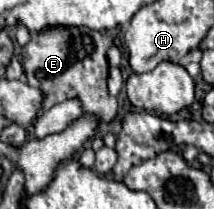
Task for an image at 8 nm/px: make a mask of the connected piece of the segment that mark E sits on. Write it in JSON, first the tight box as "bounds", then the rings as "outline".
{"bounds":[21,26,117,122],"outline":[[[49,26],[41,34],[31,34],[31,40],[21,48],[21,62],[29,86],[41,88],[45,94],[43,110],[69,98],[79,98],[85,112],[97,114],[103,122],[115,120],[117,98],[107,92],[107,50],[111,46],[113,38],[109,34],[85,26]]]}

